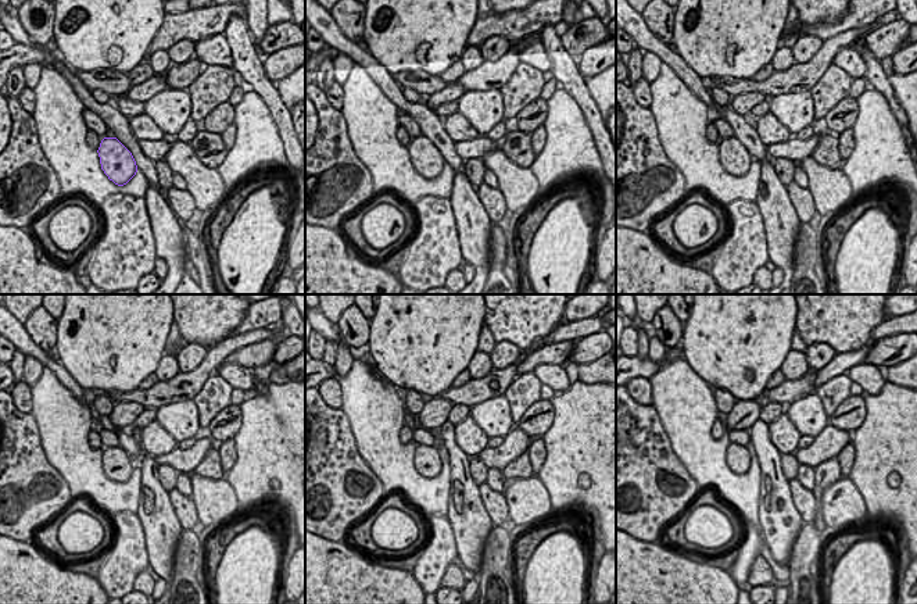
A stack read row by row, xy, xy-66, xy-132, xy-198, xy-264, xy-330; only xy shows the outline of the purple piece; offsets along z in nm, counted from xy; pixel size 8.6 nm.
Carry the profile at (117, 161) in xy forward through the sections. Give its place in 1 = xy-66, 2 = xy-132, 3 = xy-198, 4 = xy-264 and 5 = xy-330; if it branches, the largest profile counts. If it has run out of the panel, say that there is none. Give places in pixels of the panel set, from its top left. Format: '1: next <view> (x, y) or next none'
1: next xy-66 (427, 160)
2: next xy-132 (735, 158)
3: next xy-198 (118, 465)
4: next xy-264 (429, 460)
5: next xy-330 (738, 457)

